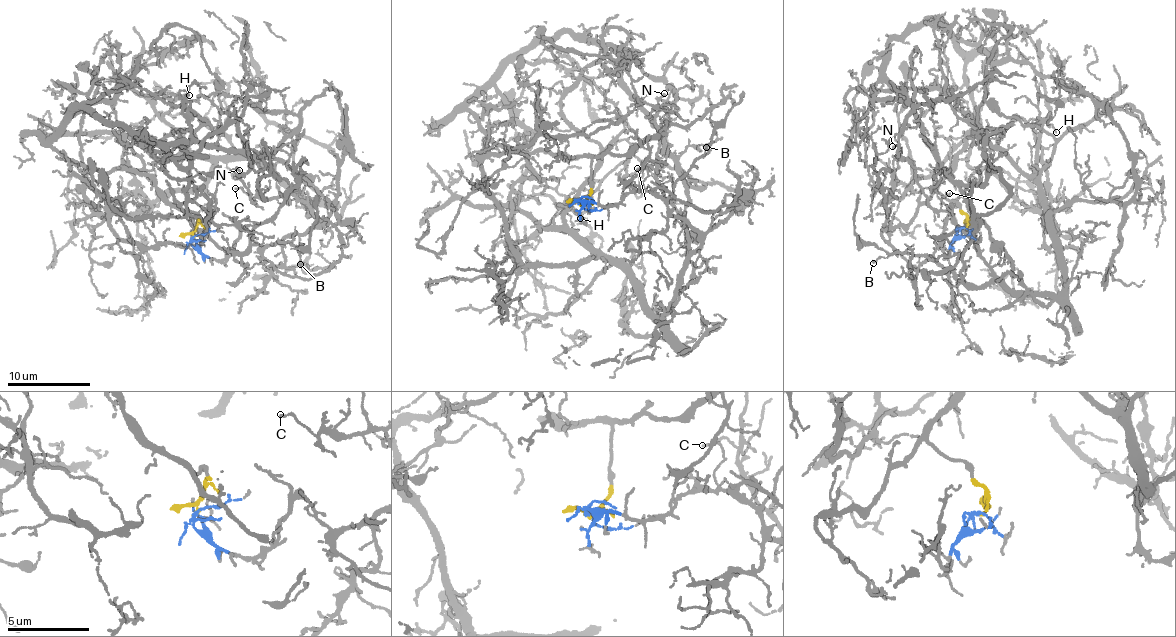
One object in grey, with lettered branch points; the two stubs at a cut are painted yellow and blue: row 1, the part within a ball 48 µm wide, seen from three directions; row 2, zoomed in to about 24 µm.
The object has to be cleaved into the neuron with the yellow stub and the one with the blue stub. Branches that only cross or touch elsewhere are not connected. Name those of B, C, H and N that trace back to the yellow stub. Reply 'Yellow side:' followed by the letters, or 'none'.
Yellow side: H

